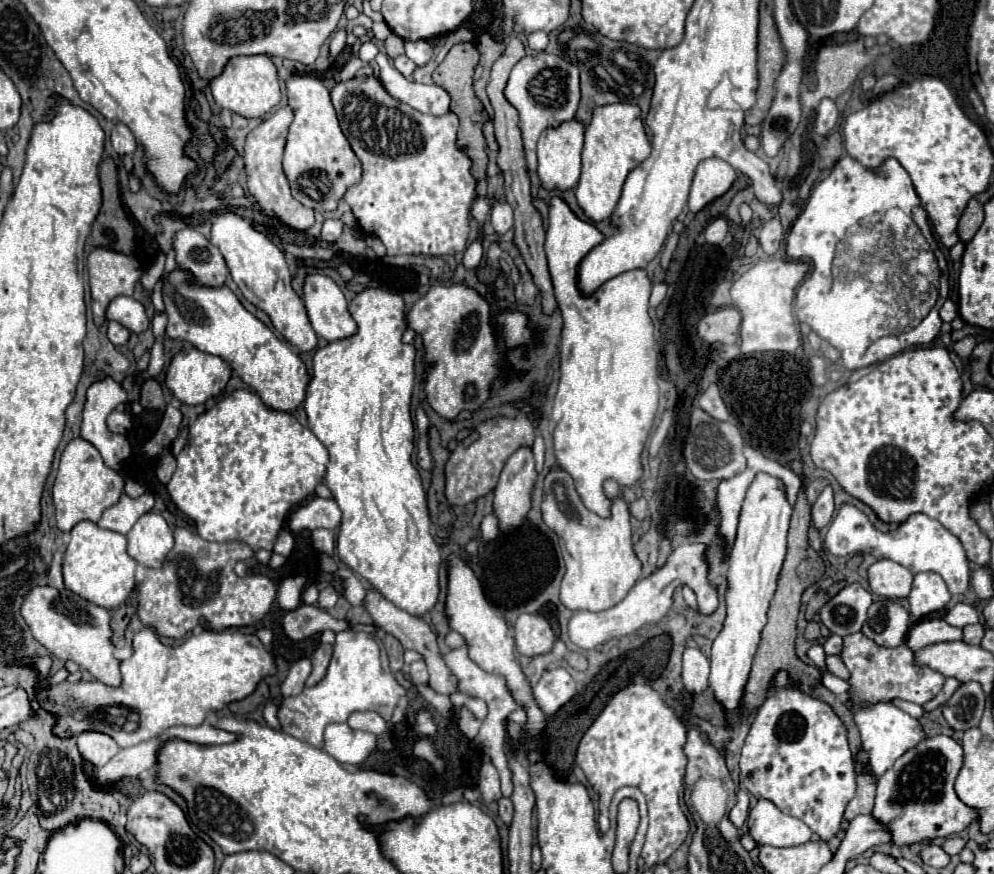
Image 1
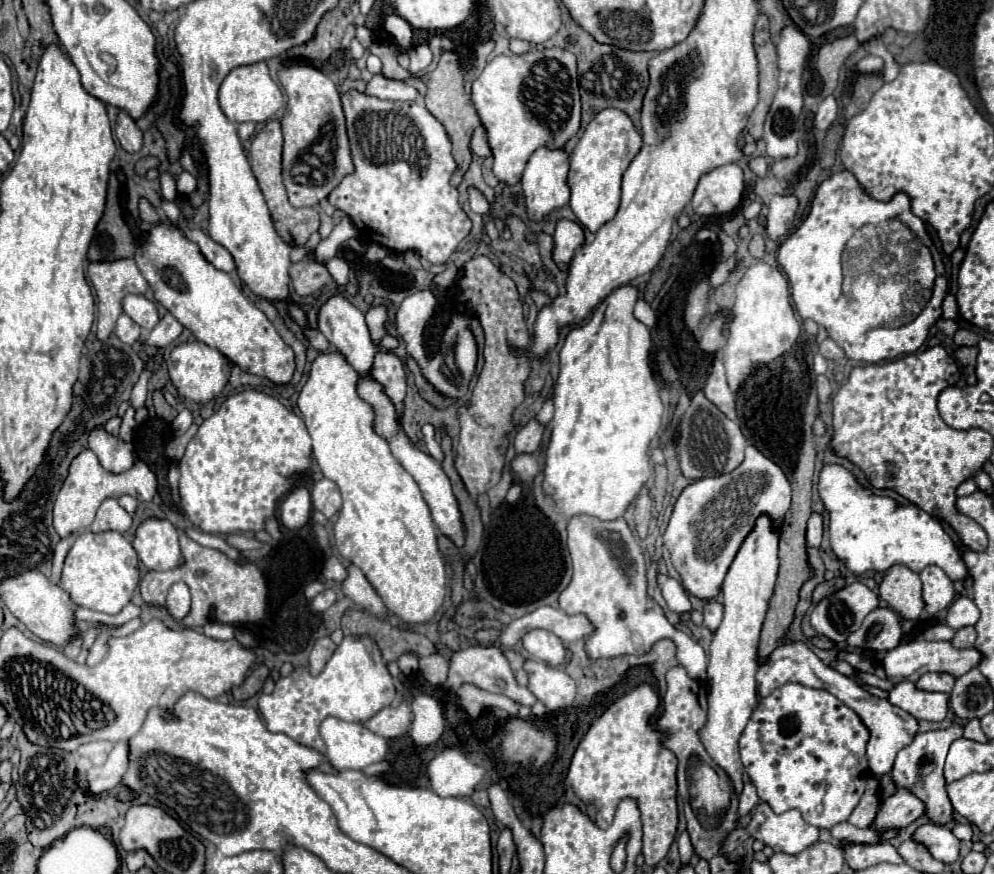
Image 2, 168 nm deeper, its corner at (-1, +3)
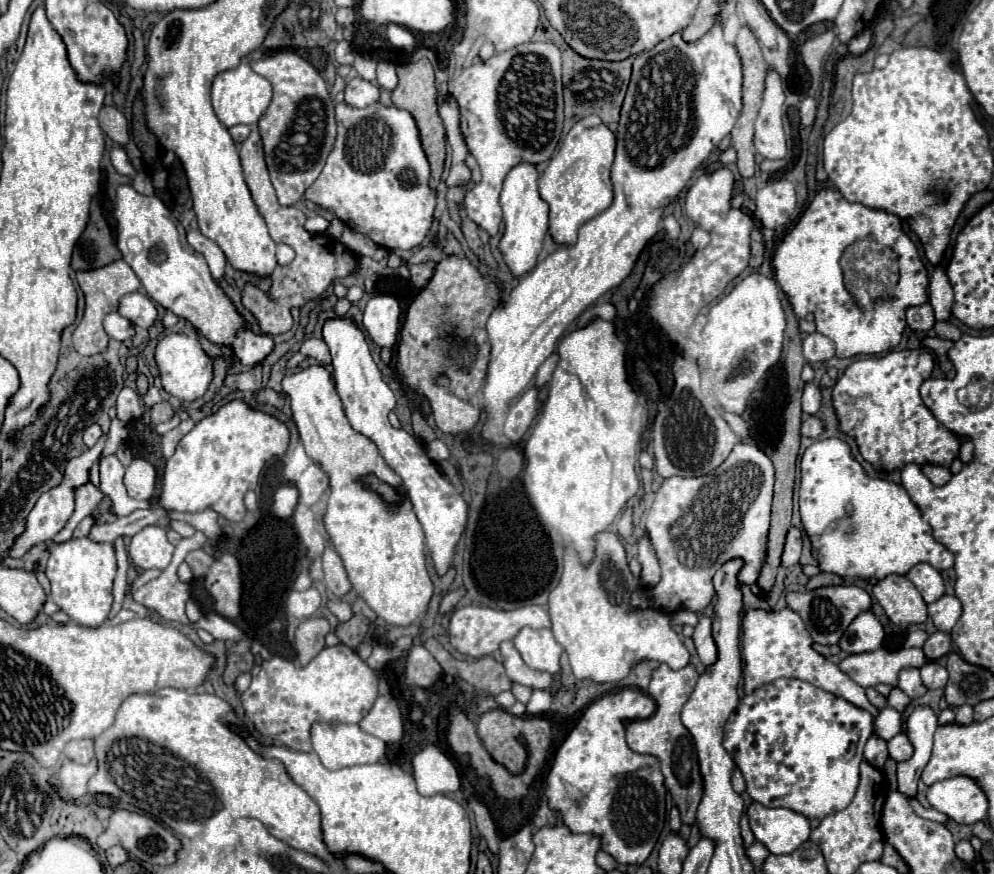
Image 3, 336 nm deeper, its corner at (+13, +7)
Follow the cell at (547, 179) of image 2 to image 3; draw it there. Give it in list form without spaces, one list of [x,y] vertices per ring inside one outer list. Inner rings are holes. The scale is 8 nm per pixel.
[[[530,163],[516,165],[504,179],[500,205],[504,211],[504,235],[498,243],[498,249],[504,257],[514,279],[520,279],[524,273],[532,271],[538,263],[542,251],[542,241],[548,231],[548,205],[538,195],[538,171]]]

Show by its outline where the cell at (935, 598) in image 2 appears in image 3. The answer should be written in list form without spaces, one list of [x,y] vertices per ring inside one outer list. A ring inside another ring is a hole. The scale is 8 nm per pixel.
[[[928,563],[914,565],[906,577],[916,585],[916,589],[920,591],[926,603],[932,603],[944,595],[942,575]]]

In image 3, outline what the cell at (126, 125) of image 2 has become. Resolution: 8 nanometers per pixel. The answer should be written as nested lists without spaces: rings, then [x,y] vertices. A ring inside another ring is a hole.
[[[104,105],[100,115],[98,115],[98,121],[100,121],[100,127],[102,131],[116,143],[120,145],[126,145],[130,135],[128,135],[128,123],[126,123],[126,117],[116,109],[116,107],[108,107]]]

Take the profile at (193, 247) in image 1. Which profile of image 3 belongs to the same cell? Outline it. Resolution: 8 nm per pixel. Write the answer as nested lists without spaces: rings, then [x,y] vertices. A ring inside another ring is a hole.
[[[188,231],[188,243],[194,251],[204,255],[204,259],[208,261],[208,267],[212,269],[214,281],[220,281],[224,275],[224,265],[226,265],[224,251],[212,239],[204,237],[200,231]]]

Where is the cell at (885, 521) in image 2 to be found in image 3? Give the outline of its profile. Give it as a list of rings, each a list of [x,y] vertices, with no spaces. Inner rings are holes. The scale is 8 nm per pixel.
[[[838,437],[812,443],[800,461],[800,517],[802,529],[812,539],[812,555],[820,571],[836,573],[840,577],[884,579],[888,575],[906,575],[918,563],[930,563],[938,571],[954,565],[954,555],[932,537],[932,527],[922,519],[920,509],[912,503],[908,491],[892,481],[874,479],[866,475],[864,467],[852,457],[850,445]]]

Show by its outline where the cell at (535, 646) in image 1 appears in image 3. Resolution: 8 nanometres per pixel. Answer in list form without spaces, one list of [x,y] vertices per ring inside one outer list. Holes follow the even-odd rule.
[[[524,627],[514,637],[514,645],[520,651],[522,659],[528,663],[528,667],[546,671],[550,675],[560,671],[560,655],[564,649],[554,639],[550,629]]]

